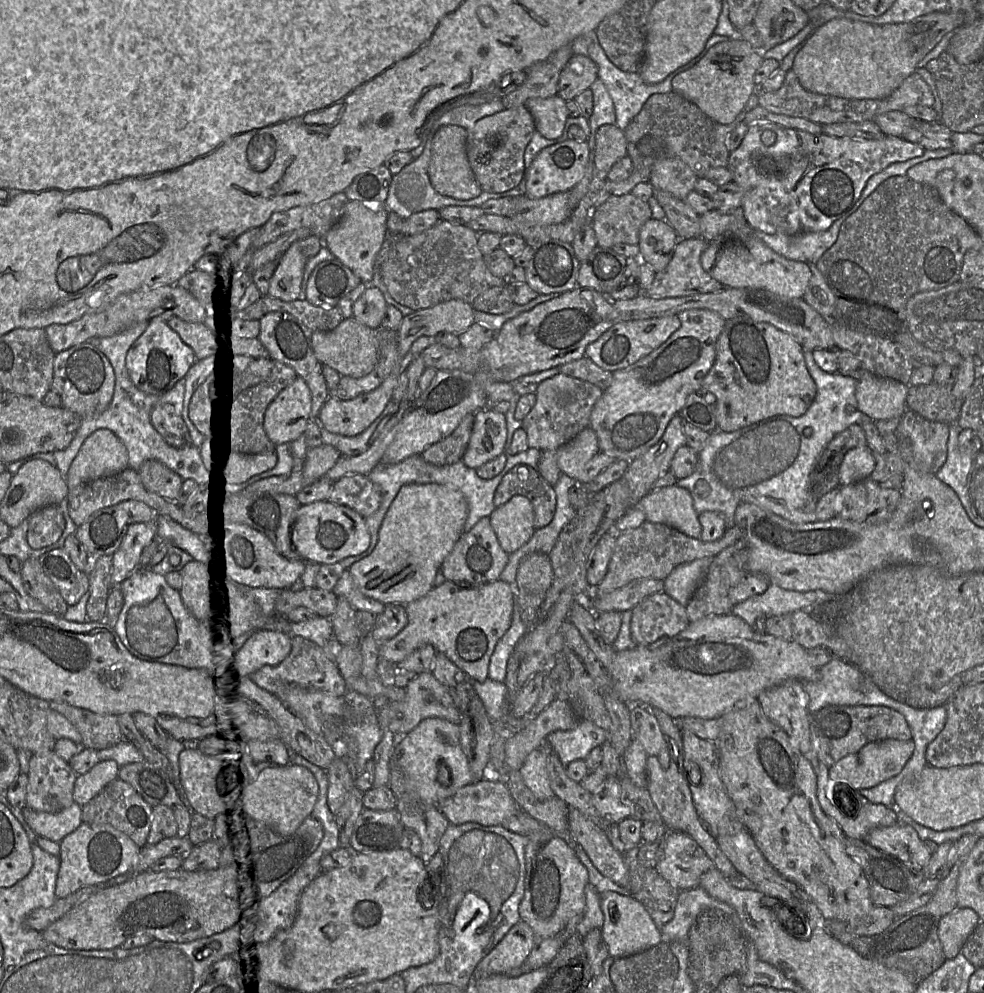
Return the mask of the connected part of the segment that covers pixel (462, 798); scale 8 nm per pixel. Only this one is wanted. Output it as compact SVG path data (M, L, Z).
M484 778L459 788L454 795L441 801L437 808L450 824L475 822L483 826L502 825L507 818L521 810L509 793L505 780L493 778Z

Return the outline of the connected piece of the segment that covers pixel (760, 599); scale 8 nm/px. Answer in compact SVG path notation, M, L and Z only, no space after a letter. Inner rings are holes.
M769 584L764 593L751 596L734 605L731 613L755 628L756 621L760 618L765 619L812 609L820 599L827 596L837 596L837 594L817 591L799 592Z

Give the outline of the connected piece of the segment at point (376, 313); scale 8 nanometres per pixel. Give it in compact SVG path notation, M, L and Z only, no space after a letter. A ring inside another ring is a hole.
M368 285L353 304L353 317L376 329L381 324L387 305L382 292L377 287Z

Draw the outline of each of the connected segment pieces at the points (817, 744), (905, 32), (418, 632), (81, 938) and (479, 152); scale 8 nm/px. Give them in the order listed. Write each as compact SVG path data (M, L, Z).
M826 706L811 713L810 740L818 759L830 768L866 744L887 739L910 740L911 729L902 714L885 706Z
M930 12L909 22L873 25L848 18L832 19L817 27L802 44L792 70L802 87L810 92L846 99L883 99L895 91L918 68L921 59L940 39L965 24L963 13Z
M501 579L482 585L446 580L434 586L425 596L405 605L408 623L396 636L380 642L380 656L397 665L417 648L430 644L460 668L472 682L484 682L489 678L489 663L495 647L511 626L515 597L515 587Z
M238 864L200 871L185 871L181 868L160 872L145 870L131 874L123 883L101 889L83 899L41 933L46 941L72 950L110 950L121 947L128 937L141 933L155 940L185 943L223 931L253 903L250 876Z
M525 105L486 116L467 130L469 164L483 191L500 193L519 185L524 174L524 152L535 131L534 119Z

